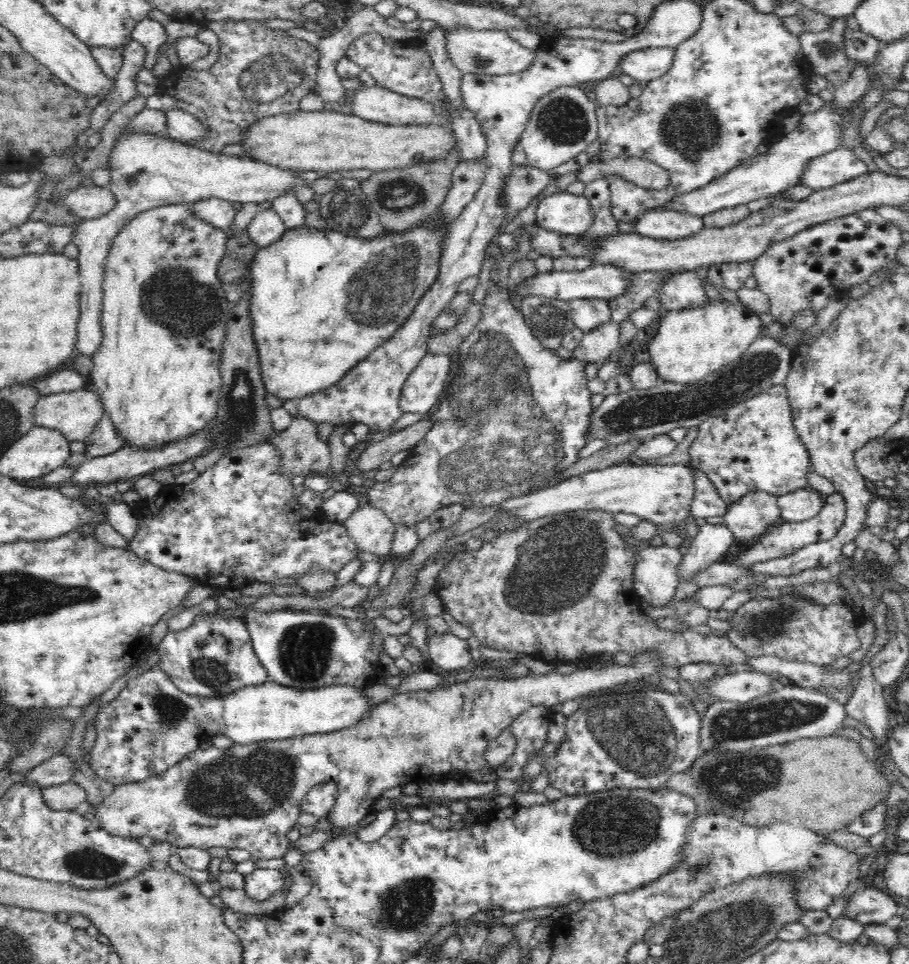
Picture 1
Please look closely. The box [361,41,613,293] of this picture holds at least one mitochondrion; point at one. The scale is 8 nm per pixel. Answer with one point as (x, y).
(564, 121)

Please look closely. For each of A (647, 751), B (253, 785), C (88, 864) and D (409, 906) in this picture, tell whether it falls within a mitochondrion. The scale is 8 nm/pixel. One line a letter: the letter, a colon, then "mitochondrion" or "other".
A: mitochondrion
B: mitochondrion
C: mitochondrion
D: mitochondrion

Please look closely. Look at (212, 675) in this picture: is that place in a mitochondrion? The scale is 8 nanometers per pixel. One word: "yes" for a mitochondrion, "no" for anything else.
yes

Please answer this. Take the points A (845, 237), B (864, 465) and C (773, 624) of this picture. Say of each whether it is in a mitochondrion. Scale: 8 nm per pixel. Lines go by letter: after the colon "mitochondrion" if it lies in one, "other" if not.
A: other
B: other
C: mitochondrion

